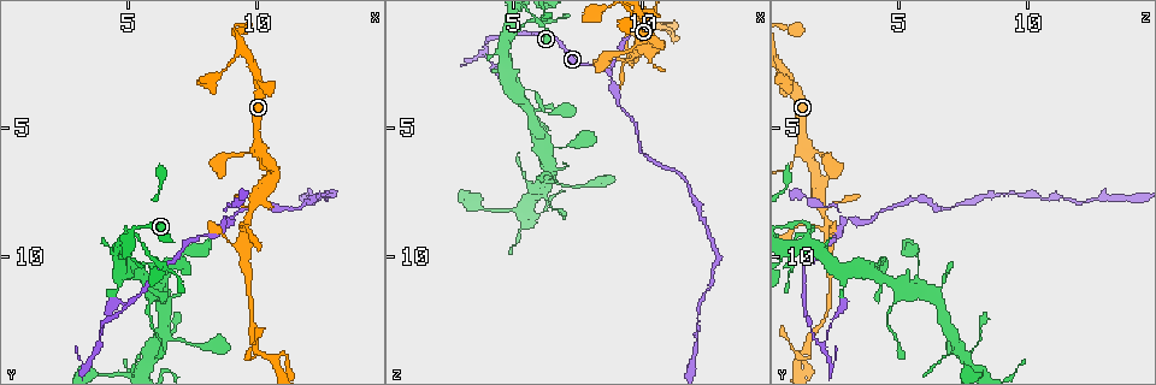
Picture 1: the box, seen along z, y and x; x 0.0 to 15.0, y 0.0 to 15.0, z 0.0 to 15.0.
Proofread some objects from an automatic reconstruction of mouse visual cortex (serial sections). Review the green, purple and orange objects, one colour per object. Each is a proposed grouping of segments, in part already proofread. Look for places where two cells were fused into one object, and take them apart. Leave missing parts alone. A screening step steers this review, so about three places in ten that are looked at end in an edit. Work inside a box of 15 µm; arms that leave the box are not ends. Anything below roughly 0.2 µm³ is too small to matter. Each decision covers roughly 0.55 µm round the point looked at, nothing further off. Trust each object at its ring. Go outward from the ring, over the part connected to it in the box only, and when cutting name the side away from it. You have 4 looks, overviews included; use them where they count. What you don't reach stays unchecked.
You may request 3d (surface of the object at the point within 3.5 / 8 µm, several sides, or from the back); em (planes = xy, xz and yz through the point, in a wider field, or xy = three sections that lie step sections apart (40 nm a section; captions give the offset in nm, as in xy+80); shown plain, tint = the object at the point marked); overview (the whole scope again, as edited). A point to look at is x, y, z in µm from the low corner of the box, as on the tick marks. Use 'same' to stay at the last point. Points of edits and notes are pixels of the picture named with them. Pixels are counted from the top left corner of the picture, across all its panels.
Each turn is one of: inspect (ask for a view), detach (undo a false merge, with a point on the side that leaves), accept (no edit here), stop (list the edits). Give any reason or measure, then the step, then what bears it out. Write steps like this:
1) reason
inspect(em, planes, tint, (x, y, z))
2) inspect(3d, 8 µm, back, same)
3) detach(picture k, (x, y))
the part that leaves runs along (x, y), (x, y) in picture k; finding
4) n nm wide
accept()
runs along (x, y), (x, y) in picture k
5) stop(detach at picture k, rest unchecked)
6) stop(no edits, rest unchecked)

sharp bend
inspect(3d, 3.5 µm, (8.7, 8.6, 3.0))

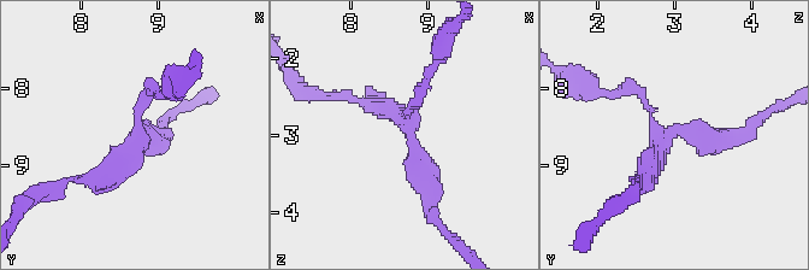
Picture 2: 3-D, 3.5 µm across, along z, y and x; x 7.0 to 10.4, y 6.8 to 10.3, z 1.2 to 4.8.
accept()
runs along (364, 103), (405, 117), (431, 204) in picture 2; continuous, no second cell

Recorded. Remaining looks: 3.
calibre changes
inspect(3d, 3.5 µm, (10.1, 5.5, 1.3))

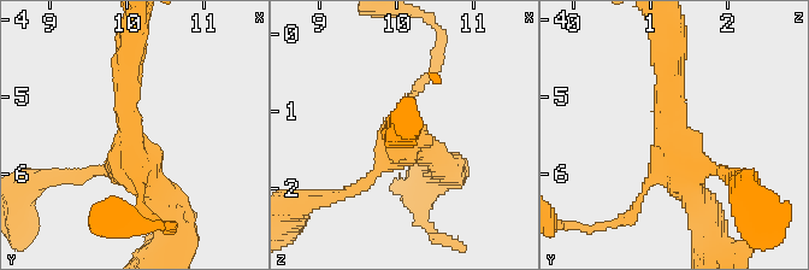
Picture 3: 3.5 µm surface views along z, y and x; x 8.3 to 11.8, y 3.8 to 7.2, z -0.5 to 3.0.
shape alone is not enough
inspect(em, xy, step 5, tint, (10.05, 5.60, 1.35))

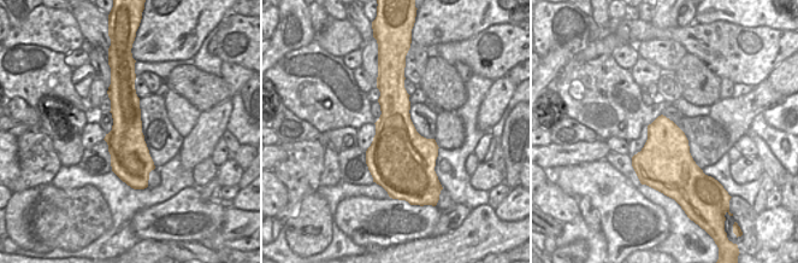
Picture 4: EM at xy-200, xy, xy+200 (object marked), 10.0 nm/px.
arms of 100, 150, 300, 350 nm
accept()
all the same cell

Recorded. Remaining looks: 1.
stop(no edits, rest unchecked)

